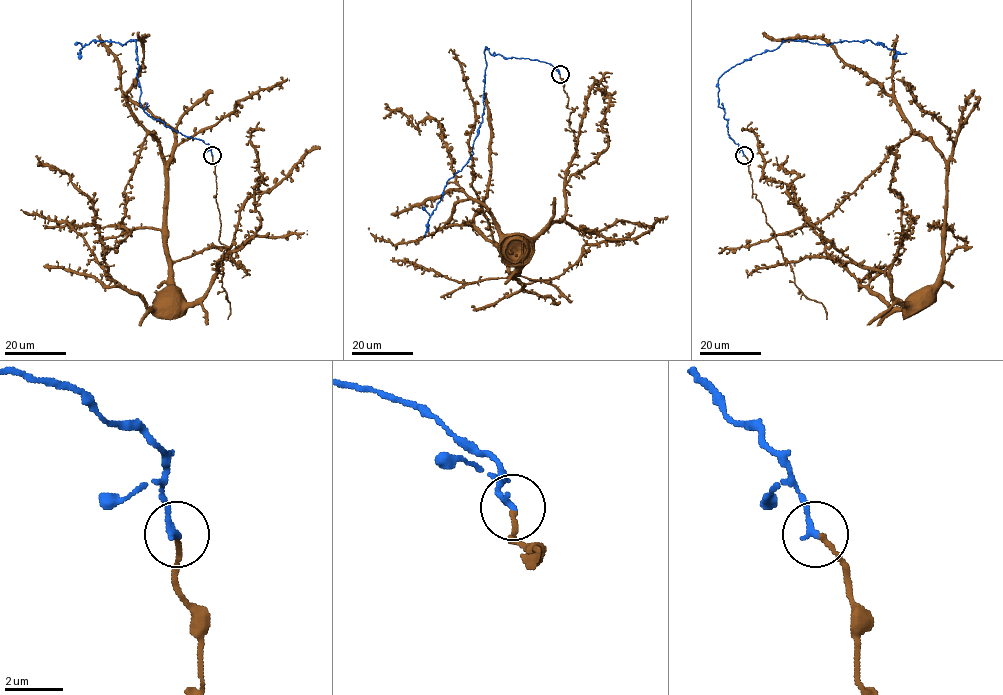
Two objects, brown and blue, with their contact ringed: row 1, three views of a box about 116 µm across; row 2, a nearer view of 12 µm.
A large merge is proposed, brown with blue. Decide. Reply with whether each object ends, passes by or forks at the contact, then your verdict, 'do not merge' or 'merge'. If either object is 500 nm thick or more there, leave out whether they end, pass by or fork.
brown ends there; blue ends there; merge

